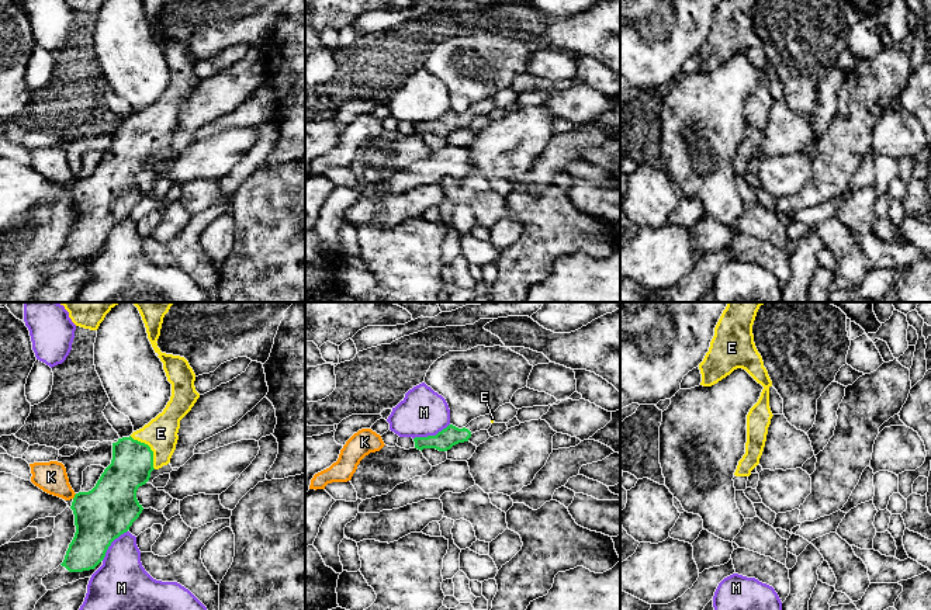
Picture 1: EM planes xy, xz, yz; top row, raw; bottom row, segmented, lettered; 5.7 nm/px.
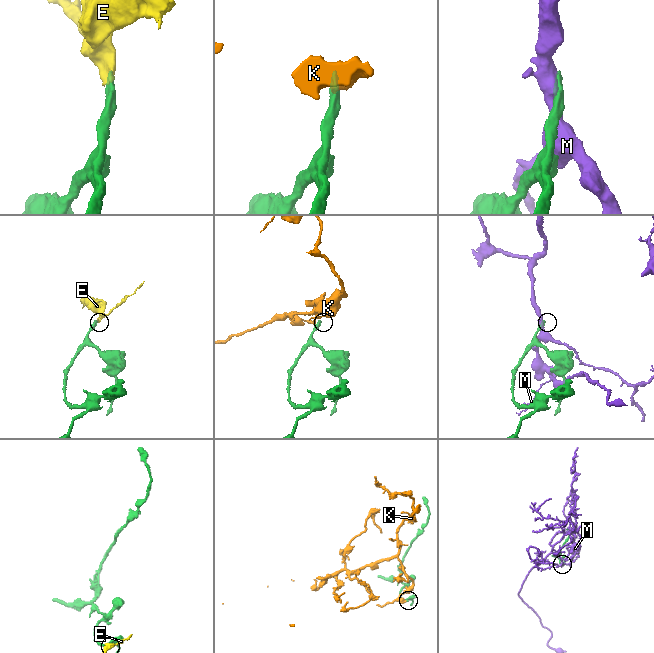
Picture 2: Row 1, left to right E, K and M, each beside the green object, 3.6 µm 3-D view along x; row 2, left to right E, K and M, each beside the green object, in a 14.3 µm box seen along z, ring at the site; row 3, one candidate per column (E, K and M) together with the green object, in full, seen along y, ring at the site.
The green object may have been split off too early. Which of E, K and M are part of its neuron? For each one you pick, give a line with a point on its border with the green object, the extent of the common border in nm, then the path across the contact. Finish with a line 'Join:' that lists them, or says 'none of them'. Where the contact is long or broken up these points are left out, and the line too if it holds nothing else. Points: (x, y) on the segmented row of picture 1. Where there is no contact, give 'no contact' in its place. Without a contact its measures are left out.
E: contact xy (149, 449); length 240 nm; way xy (132, 461), (149, 449), (161, 433)
Join: E

